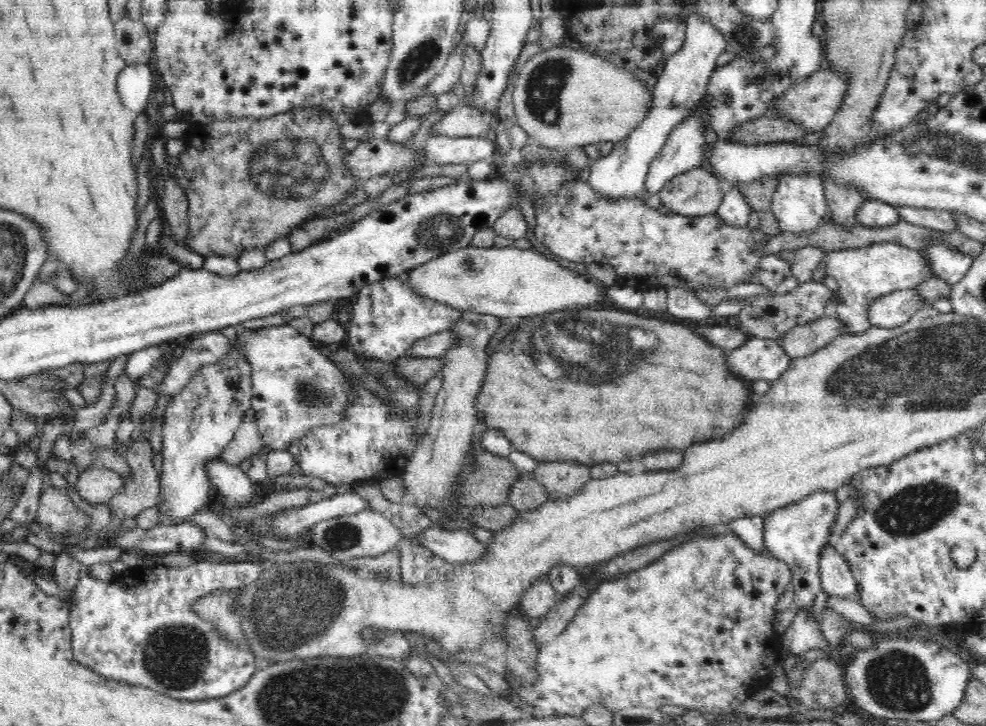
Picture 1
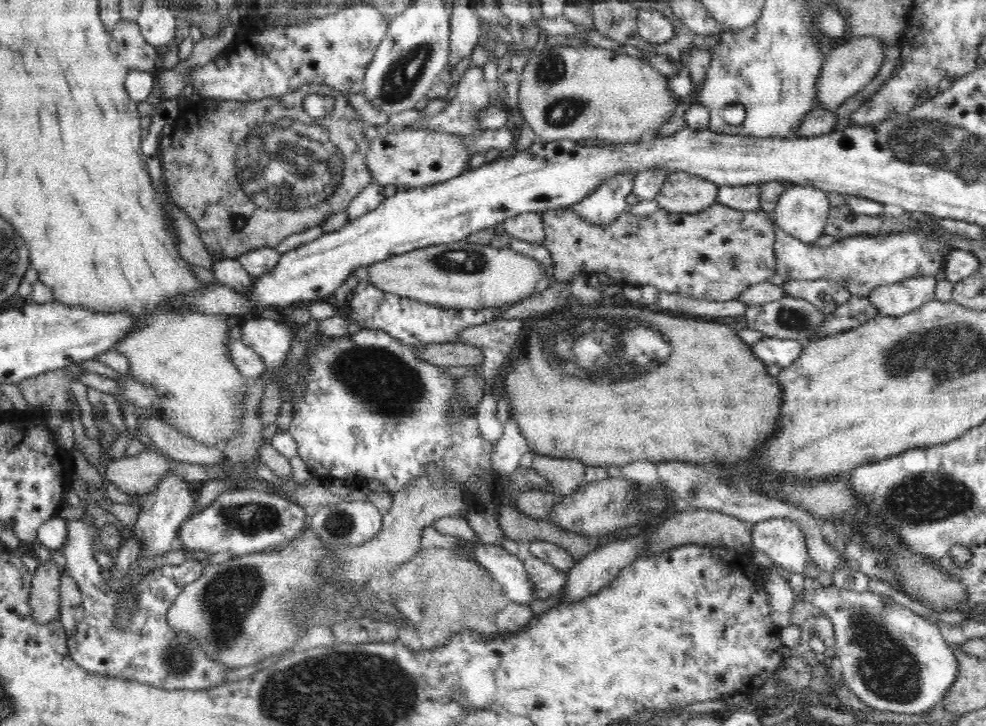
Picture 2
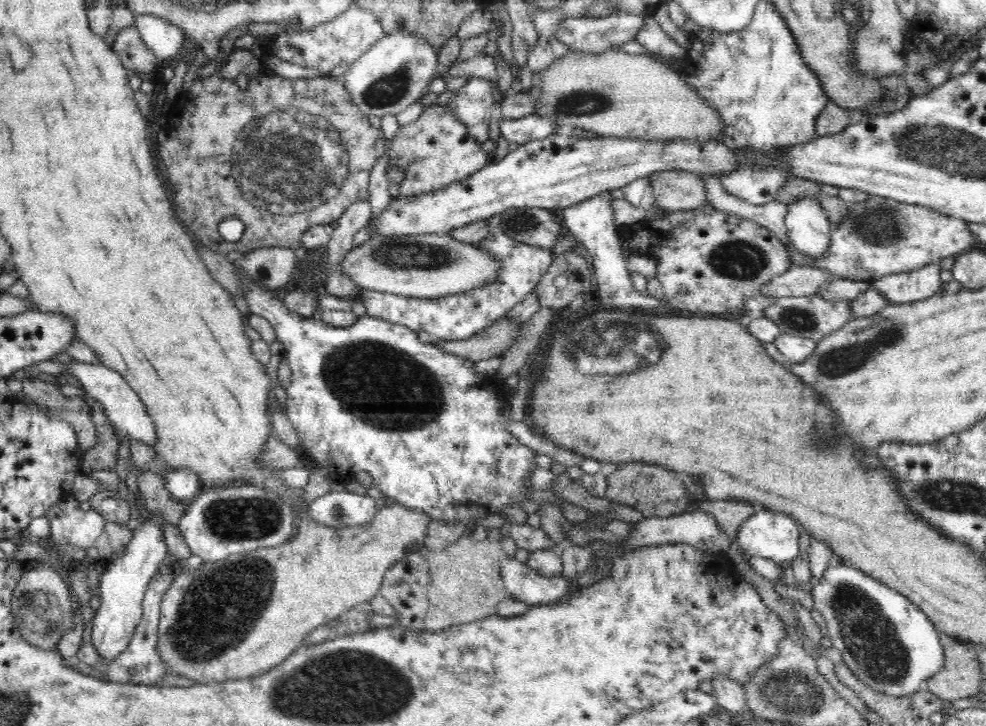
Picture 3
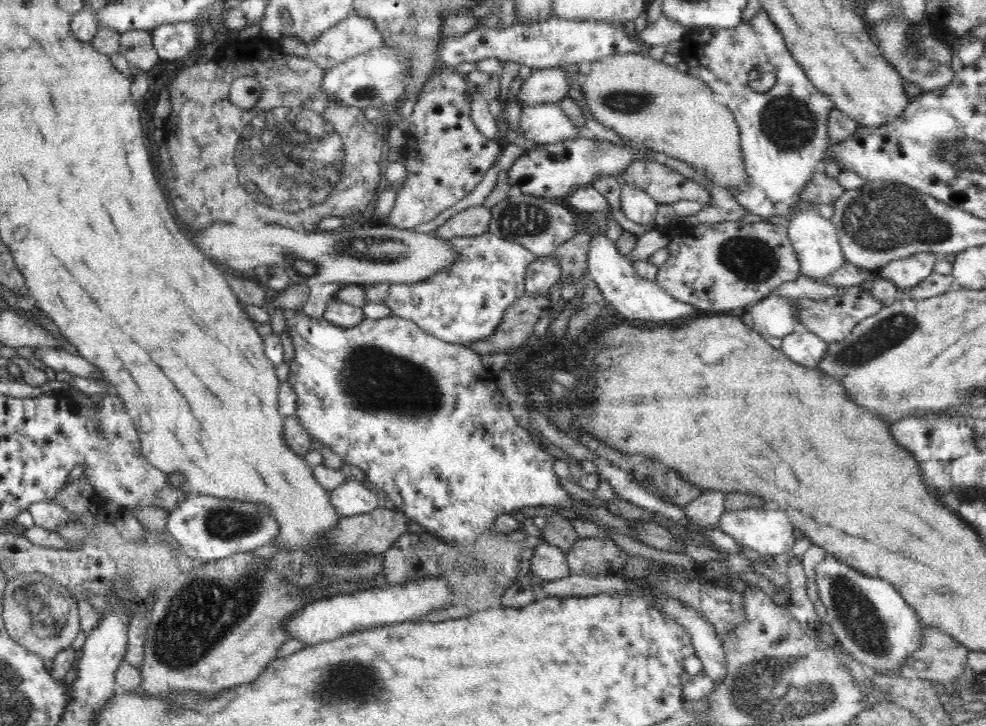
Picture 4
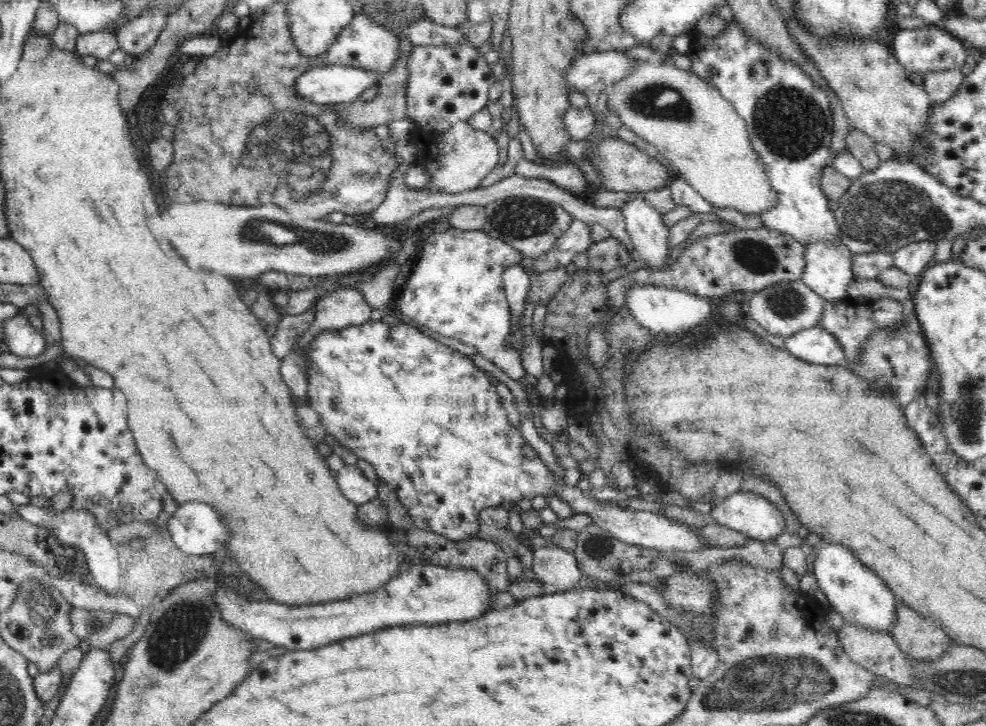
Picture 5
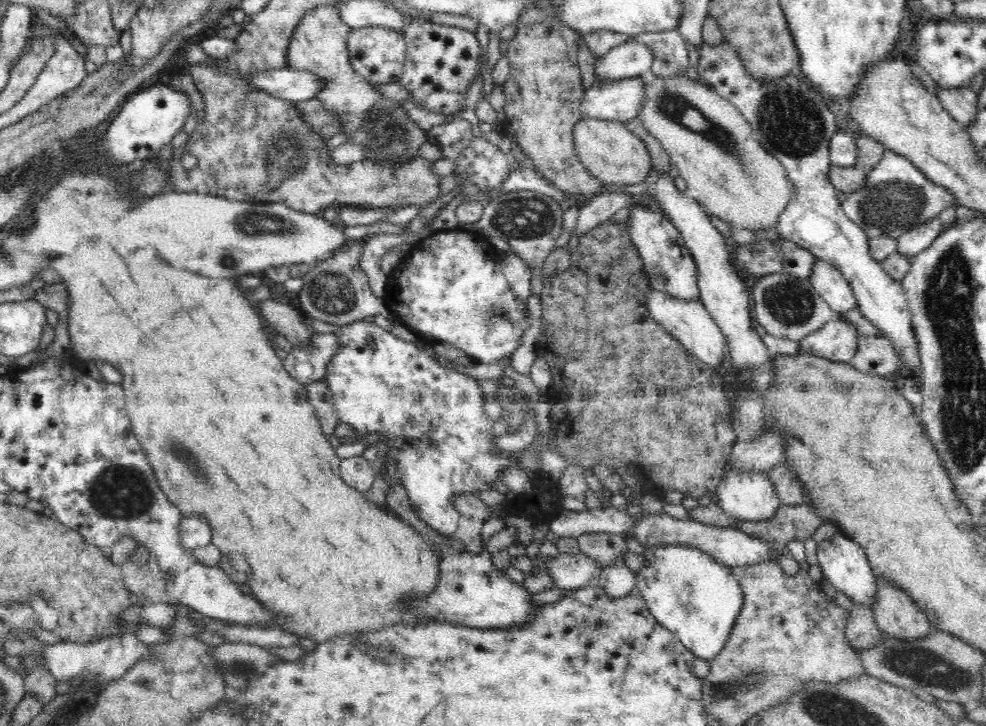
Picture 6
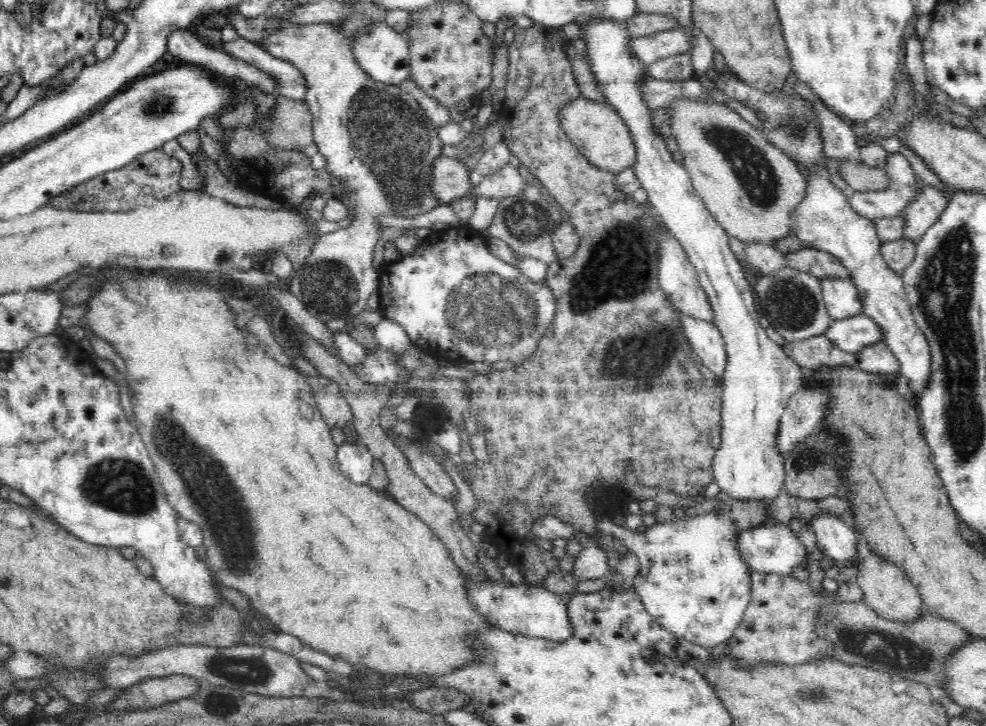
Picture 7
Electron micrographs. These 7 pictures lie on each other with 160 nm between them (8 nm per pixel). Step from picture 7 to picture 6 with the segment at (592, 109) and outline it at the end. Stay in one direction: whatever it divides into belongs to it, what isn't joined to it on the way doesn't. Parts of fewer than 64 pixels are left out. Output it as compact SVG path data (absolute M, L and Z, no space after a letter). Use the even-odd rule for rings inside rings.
M581 118L573 128L573 142L575 152L580 161L590 174L606 185L636 184L648 178L652 170L652 159L646 144L635 134L625 127L624 123L606 119Z

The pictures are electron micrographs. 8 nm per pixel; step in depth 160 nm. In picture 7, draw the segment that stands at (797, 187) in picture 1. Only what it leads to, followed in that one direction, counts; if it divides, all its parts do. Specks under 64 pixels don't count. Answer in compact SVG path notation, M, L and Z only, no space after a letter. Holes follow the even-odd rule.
M824 278L821 288L828 314L833 320L842 320L862 314L862 301L856 286L842 278Z

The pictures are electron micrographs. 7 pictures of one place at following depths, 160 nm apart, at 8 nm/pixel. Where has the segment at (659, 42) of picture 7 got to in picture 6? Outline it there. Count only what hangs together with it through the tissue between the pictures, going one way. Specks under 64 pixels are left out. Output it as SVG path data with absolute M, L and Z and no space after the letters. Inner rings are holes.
M632 39L624 44L612 48L606 55L596 59L595 77L599 80L618 82L626 78L636 78L636 76L647 76L654 62L652 50L646 44L635 42Z

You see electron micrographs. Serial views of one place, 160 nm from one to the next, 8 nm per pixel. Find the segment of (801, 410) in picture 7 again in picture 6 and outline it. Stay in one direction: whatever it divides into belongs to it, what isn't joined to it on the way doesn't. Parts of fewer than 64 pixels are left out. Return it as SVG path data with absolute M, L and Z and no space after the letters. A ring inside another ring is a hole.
M763 433L754 442L736 442L727 460L732 471L768 471L784 460L786 444L782 433Z

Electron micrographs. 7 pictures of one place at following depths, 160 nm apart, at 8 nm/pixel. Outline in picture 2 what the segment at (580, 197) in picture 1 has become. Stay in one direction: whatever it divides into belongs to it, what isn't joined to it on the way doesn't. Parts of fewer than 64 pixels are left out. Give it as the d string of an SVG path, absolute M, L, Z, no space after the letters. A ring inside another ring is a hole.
M716 202L707 209L696 211L692 213L672 213L666 208L660 208L653 214L643 217L635 216L629 213L628 210L623 211L612 224L608 226L594 226L589 222L586 222L580 215L575 213L575 210L571 209L571 206L566 206L557 210L546 210L546 212L540 214L542 217L542 222L544 223L544 242L542 243L548 251L550 251L553 260L553 274L555 280L560 280L561 282L570 282L570 278L575 273L580 273L582 270L594 270L594 272L604 272L604 274L614 278L616 283L620 285L638 285L646 286L650 284L656 287L660 291L666 291L669 293L683 294L684 296L691 296L696 300L710 300L716 302L726 302L732 299L736 299L747 290L750 286L760 284L760 282L766 282L769 278L772 278L776 274L776 257L774 254L775 246L775 226L774 220L771 214L766 211L748 211L744 212L741 210L734 210L728 206L721 205Z

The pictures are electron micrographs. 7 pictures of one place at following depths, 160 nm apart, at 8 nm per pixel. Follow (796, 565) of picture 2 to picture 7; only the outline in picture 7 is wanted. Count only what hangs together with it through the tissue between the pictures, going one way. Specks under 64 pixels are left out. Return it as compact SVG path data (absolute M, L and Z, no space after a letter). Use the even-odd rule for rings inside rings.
M612 18L608 20L588 20L588 24L582 26L582 41L586 44L587 60L591 62L592 74L597 89L602 92L608 105L620 115L626 126L631 130L632 141L636 146L636 162L634 173L640 181L641 187L647 192L647 200L652 208L663 218L663 222L680 243L680 246L688 255L688 260L693 264L699 276L702 289L710 301L714 324L720 329L726 352L727 365L721 379L723 390L721 402L721 436L718 441L719 449L715 451L713 458L713 481L718 483L721 493L729 500L741 502L772 502L778 494L784 492L786 471L784 470L784 457L776 447L776 436L780 428L780 420L788 406L789 398L803 386L802 376L805 370L798 366L794 359L786 356L784 349L766 336L765 328L760 325L756 315L757 299L754 289L751 288L740 261L728 246L728 234L722 225L712 216L705 207L700 195L691 183L688 170L680 161L674 160L658 131L652 125L653 110L642 97L643 79L648 72L648 67L638 57L634 57L629 50L631 42L629 30L625 24L621 24Z

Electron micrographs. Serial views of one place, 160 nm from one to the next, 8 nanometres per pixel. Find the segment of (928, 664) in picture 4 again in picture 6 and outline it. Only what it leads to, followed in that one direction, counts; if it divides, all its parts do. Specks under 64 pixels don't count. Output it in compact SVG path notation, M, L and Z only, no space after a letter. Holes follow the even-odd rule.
M876 576L875 601L869 606L874 621L884 634L904 641L927 637L932 624L910 595L888 583L884 577Z

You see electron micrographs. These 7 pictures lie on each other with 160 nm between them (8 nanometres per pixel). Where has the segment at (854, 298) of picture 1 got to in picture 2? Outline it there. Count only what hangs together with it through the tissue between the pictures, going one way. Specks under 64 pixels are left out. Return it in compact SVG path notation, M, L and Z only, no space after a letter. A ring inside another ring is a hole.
M775 220L776 274L767 282L775 286L790 280L830 280L850 290L853 297L868 297L878 286L890 286L906 278L935 276L942 270L946 256L952 249L948 239L932 237L924 229L894 231L879 235L857 234L834 240L830 246L820 248L802 242L791 234L780 230Z

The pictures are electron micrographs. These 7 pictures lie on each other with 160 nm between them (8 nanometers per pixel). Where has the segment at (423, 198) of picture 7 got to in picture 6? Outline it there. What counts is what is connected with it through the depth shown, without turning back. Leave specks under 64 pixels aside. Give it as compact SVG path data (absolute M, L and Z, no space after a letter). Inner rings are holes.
M331 2L330 4L321 5L313 8L301 19L301 22L296 26L296 31L293 34L290 44L288 44L287 62L288 67L297 70L308 70L316 77L320 77L323 86L317 94L317 99L322 102L322 106L333 116L343 118L339 124L339 132L346 132L348 136L348 143L362 145L365 152L365 158L362 160L376 162L381 165L382 162L395 162L395 164L406 164L412 158L418 157L418 150L427 144L427 133L418 127L418 124L411 120L402 107L400 101L392 98L385 98L379 91L377 86L370 82L364 81L356 70L351 66L350 57L348 54L348 36L352 29L350 26L344 25L340 19L340 8L338 2ZM352 241L332 253L325 261L316 263L301 278L304 286L297 294L297 302L305 316L330 323L334 328L362 321L367 316L394 317L383 299L376 297L370 290L368 276L360 268L362 252L364 243Z

